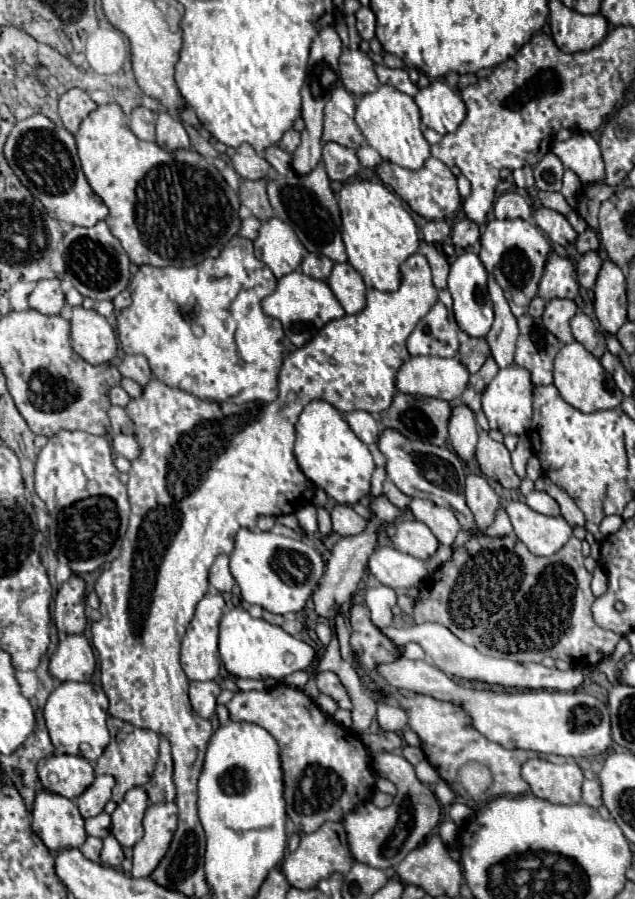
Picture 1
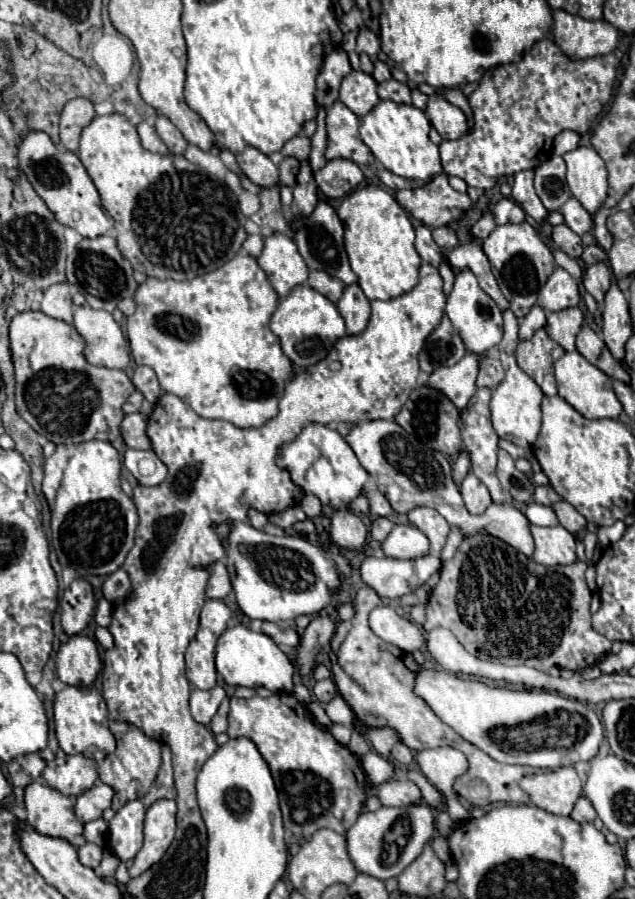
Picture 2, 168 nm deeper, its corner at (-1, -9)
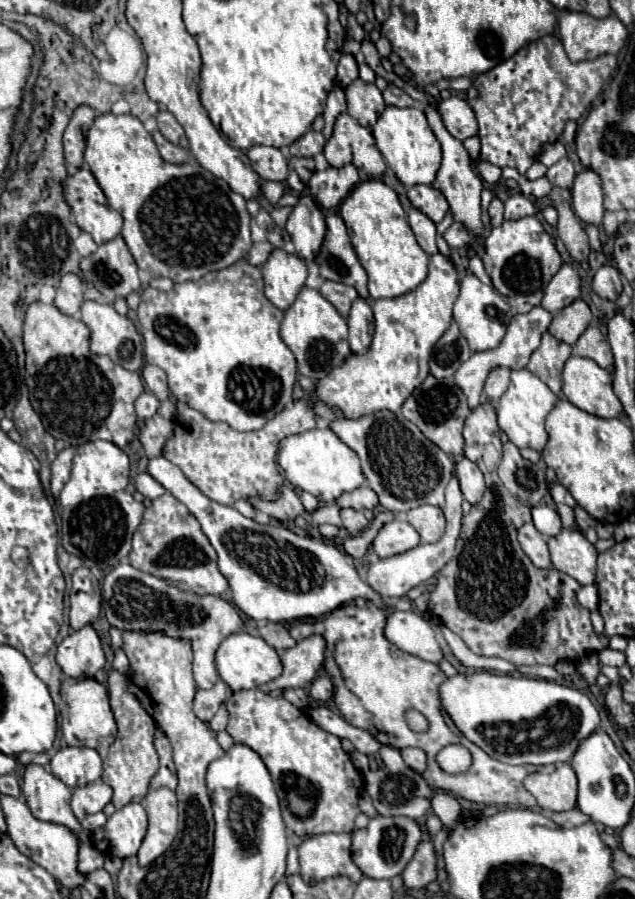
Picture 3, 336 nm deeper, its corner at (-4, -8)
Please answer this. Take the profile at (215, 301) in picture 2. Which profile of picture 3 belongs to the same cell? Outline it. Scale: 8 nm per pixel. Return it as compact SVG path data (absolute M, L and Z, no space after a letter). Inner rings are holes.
M242 258L224 270L202 276L202 280L174 284L168 292L148 286L142 290L136 310L140 334L144 336L144 358L148 364L166 372L170 392L190 408L202 412L208 420L226 422L240 432L260 430L290 404L298 376L294 354L278 334L284 312L270 304L262 288L264 280L260 268Z

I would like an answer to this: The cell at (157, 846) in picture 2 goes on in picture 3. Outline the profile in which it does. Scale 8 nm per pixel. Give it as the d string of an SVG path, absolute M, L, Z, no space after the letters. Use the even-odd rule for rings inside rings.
M168 788L150 790L146 796L146 812L148 812L148 832L138 850L140 866L148 866L160 854L164 854L172 840L176 838L178 826L178 802L176 794Z

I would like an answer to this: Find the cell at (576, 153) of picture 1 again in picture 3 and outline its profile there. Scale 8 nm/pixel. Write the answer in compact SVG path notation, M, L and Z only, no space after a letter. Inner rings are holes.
M582 166L572 186L572 208L576 216L586 224L598 226L604 214L602 200L604 200L604 190L600 176L590 166Z

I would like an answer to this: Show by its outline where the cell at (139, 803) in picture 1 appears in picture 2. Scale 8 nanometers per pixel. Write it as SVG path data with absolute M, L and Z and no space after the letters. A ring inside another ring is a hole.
M139 799L125 803L109 821L109 851L121 861L129 861L143 845L143 817L145 807Z

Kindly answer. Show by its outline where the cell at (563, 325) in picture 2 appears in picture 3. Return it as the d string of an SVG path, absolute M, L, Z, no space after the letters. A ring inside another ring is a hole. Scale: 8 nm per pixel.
M576 300L574 304L562 308L562 312L554 314L548 332L554 338L558 338L558 340L562 340L562 342L566 342L570 346L574 346L576 340L578 340L578 336L588 328L590 318L592 318L592 314L590 314L588 304L584 300Z

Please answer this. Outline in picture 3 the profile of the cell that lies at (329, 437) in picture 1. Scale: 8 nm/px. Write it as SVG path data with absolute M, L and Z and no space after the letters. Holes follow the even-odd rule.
M314 428L284 438L280 442L278 466L288 484L314 494L322 504L336 502L344 492L352 492L364 484L358 454L348 448L330 428Z

